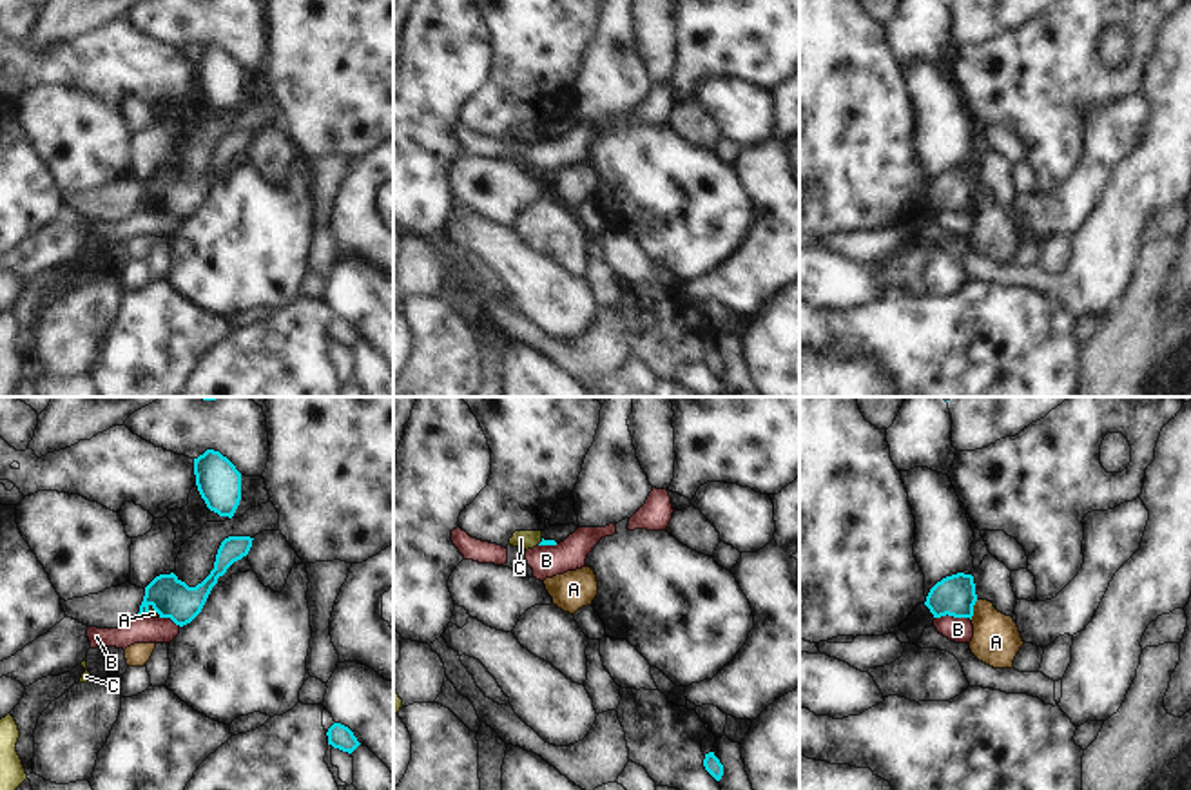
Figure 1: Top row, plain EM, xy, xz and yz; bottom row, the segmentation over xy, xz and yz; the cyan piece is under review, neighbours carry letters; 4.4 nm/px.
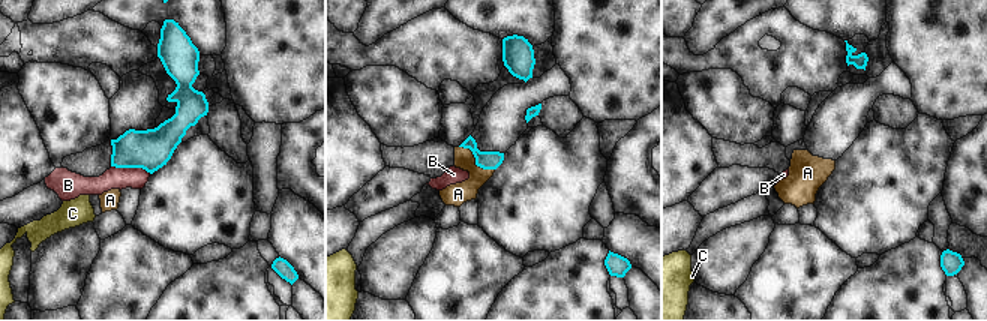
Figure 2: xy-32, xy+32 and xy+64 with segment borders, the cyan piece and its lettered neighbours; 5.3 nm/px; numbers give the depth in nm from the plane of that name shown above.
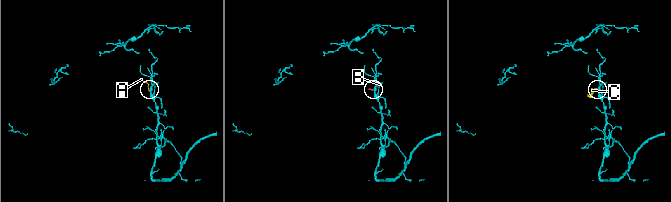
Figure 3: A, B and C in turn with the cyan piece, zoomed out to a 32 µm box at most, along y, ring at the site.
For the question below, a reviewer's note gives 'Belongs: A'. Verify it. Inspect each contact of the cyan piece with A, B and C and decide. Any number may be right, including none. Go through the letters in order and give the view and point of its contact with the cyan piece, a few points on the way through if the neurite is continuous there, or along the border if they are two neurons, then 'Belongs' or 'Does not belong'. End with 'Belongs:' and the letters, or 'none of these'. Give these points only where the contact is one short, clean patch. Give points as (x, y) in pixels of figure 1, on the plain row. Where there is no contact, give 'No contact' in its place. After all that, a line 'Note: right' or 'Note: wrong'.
A: Touches cyan at yz (972, 203). Path across: yz (954, 189), (972, 203), (992, 223), (996, 236). Belongs
B: Touches cyan at yz (954, 211). Boundary: yz (936, 211), (948, 209), (970, 214). Does not belong
C: Touches cyan at xz (541, 136). Boundary: xz (542, 133), (537, 138). Does not belong
Belongs: A
Note: right

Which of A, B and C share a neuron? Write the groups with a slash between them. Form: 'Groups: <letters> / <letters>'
Groups: A / B / C

